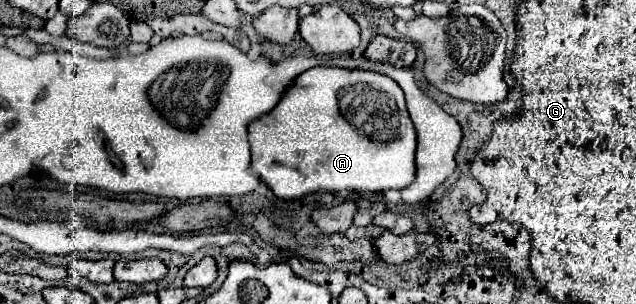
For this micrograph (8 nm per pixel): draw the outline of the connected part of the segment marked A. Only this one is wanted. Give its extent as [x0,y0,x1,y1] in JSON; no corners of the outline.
[249,67,415,199]

